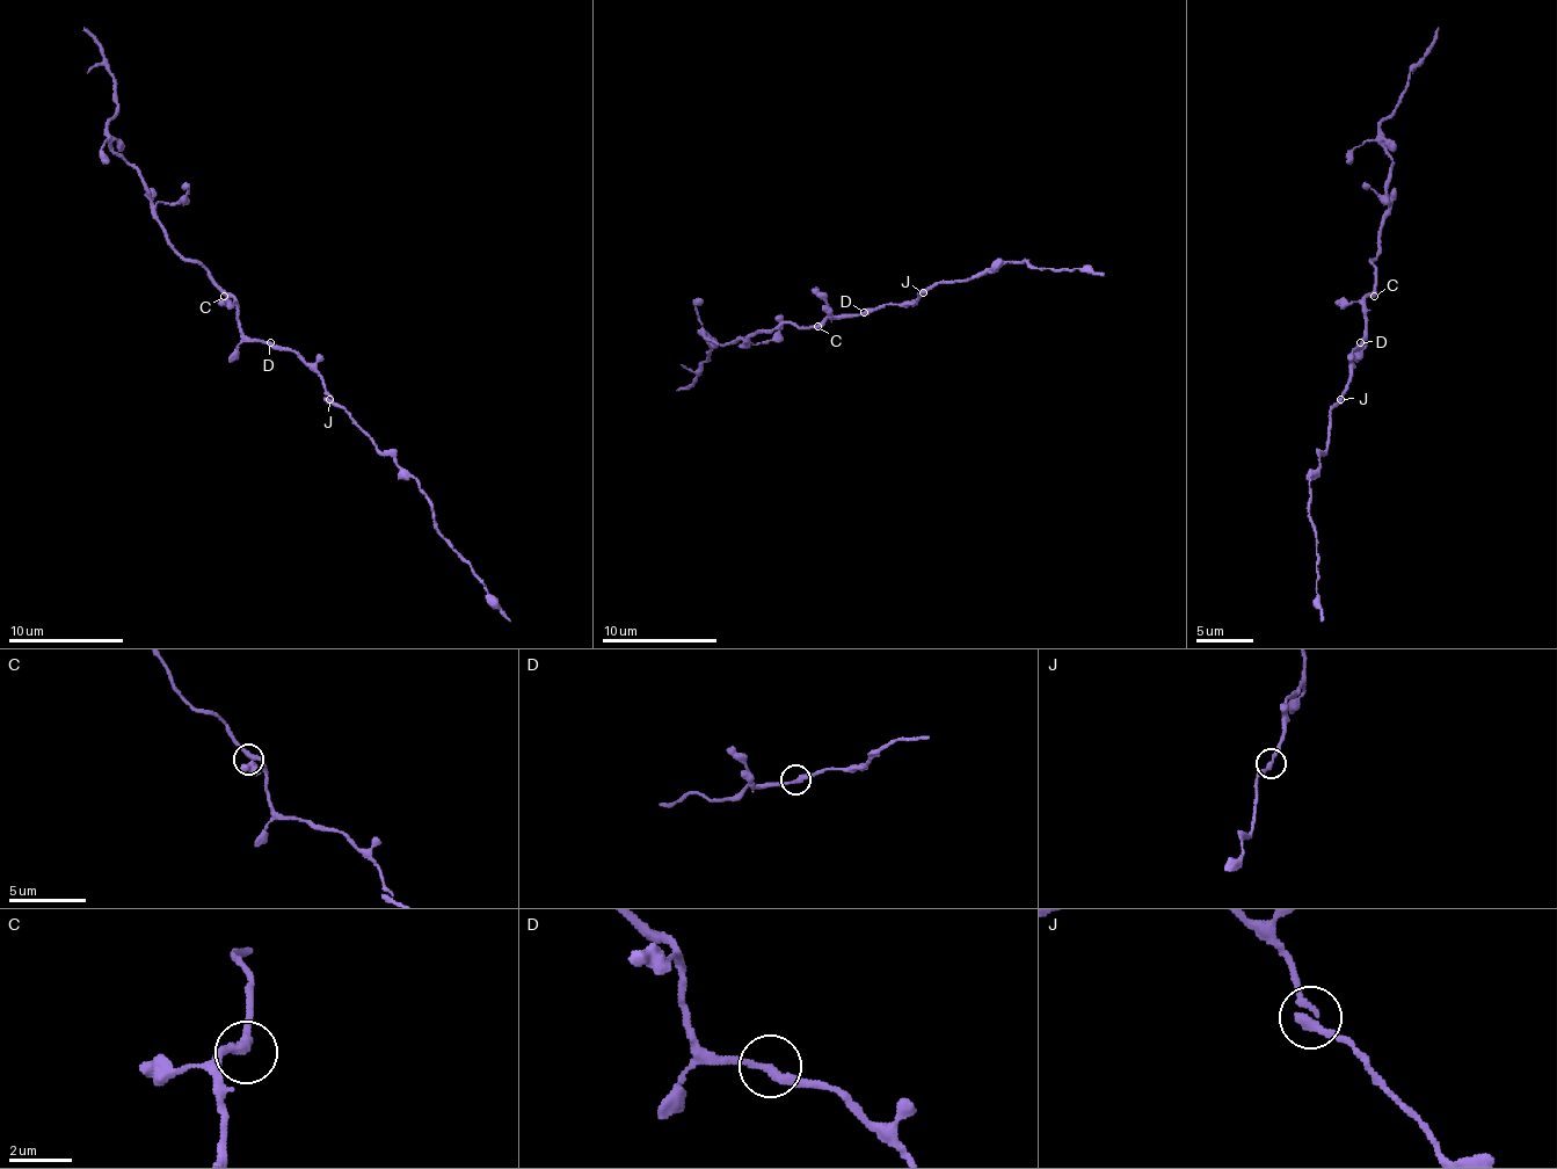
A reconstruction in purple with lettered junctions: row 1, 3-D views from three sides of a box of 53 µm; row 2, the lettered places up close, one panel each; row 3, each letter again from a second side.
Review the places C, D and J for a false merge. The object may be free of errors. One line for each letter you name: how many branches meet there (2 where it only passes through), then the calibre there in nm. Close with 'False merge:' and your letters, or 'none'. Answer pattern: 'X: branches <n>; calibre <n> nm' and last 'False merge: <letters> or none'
False merge: none

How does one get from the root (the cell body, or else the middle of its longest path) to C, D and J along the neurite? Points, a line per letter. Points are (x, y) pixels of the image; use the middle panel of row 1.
C: (846, 314), (826, 318), (817, 326)
D: (846, 314), (864, 312)
J: (846, 314), (858, 314), (886, 304), (912, 304), (924, 292)

